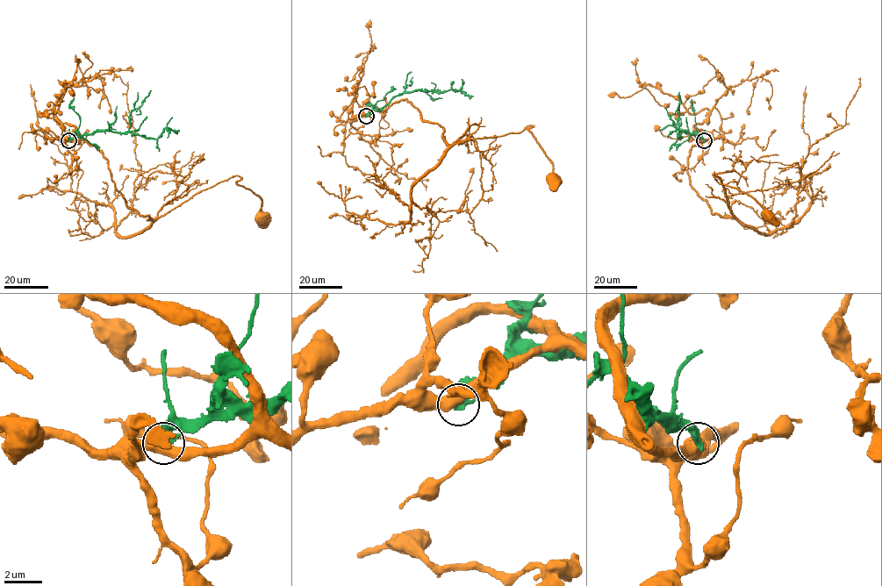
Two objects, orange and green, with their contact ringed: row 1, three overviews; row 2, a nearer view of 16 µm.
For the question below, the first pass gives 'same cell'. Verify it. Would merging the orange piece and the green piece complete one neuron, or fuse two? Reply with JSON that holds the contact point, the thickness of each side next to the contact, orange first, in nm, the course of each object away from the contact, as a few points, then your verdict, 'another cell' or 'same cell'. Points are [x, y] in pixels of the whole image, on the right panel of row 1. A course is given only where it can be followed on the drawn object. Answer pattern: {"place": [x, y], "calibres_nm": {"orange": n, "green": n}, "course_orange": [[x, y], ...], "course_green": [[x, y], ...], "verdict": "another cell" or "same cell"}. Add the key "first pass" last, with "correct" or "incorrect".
{"place": [704, 140], "calibres_nm": {"orange": 480, "green": 550}, "course_orange": [[704, 140], [691, 147], [687, 171], [691, 187], [711, 211], [733, 216], [713, 175], [753, 197], [769, 217]], "course_green": [[704, 140], [684, 131], [678, 132], [680, 138], [677, 139], [679, 128], [684, 132]], "verdict": "another cell", "first pass": "incorrect"}

